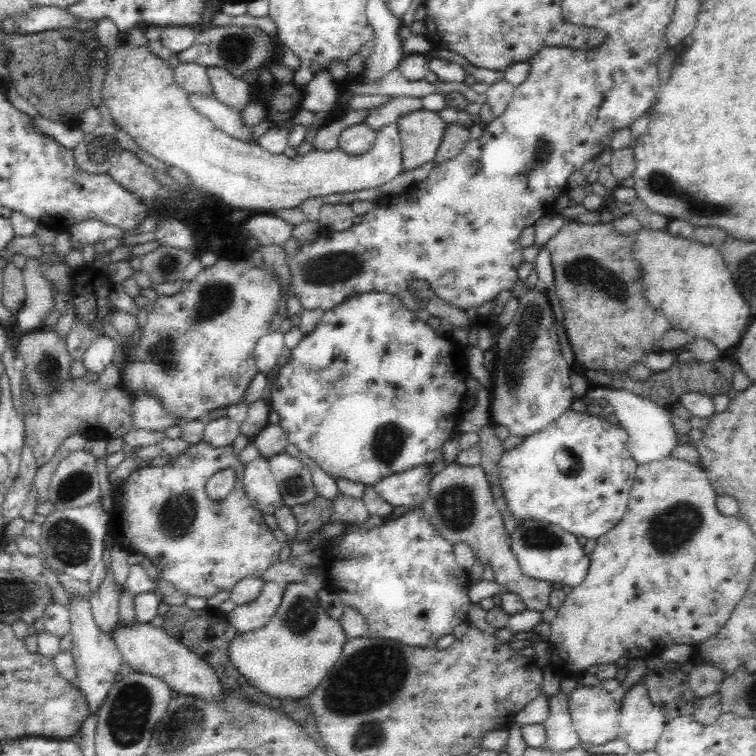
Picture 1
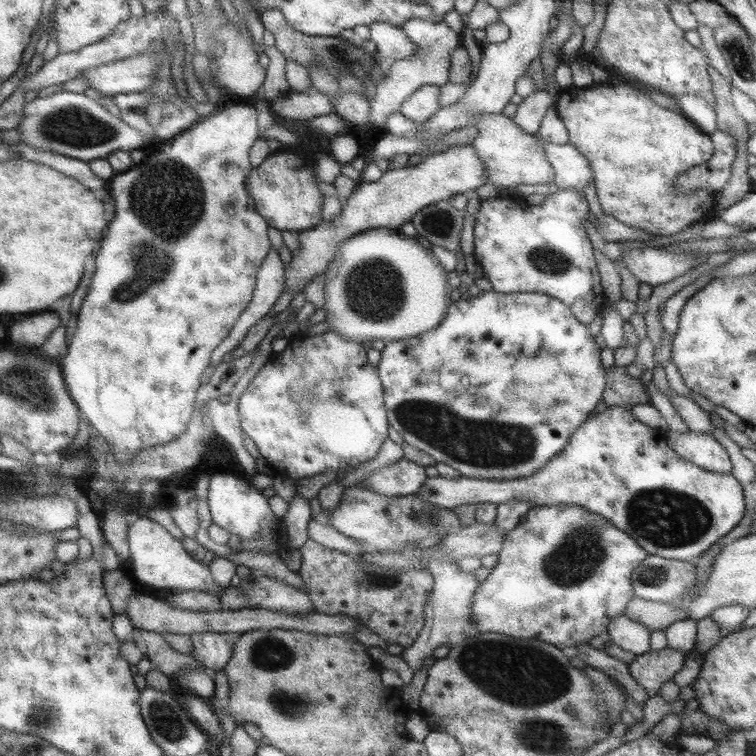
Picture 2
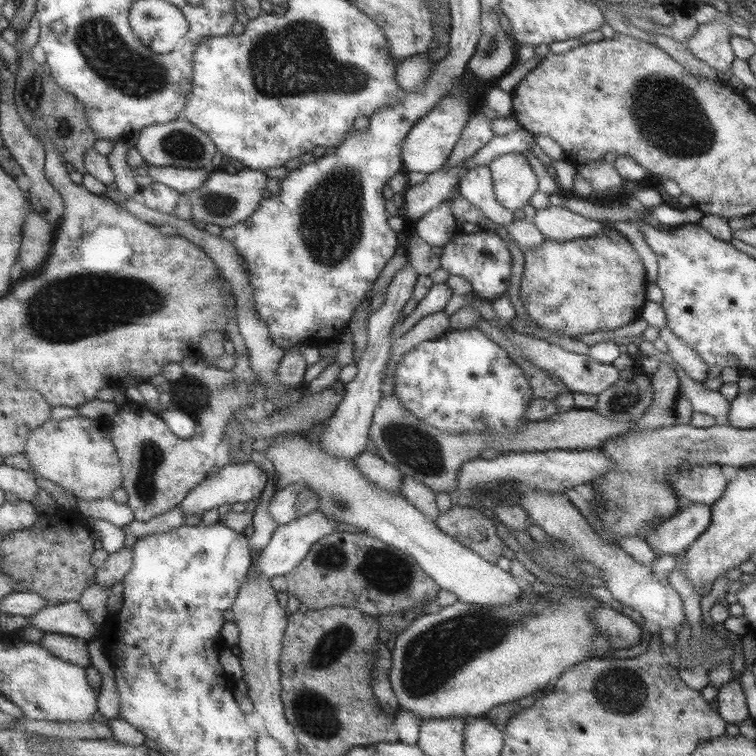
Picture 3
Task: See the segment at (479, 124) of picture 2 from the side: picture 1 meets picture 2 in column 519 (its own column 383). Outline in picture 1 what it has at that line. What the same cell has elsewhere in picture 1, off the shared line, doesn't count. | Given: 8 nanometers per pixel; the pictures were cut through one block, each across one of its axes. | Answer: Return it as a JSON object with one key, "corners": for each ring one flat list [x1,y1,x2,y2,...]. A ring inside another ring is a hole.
{"corners":[[126,41,121,45,116,45,114,47,114,52,112,52,112,58,110,58,110,63,107,64,104,74,104,81,102,82,101,89,101,100,103,104,106,105,106,109,110,111,111,118,114,122,118,123,122,129,129,134,129,137,140,147,141,150,148,152,151,156,154,156,157,160,160,160,166,166,173,166,182,169,190,180,198,186,201,190,206,190,211,194,214,194,216,197,220,197,222,202,225,202,226,205,230,206,232,210,234,209,248,209,252,212,277,212,280,209,291,209,294,207,300,206,302,202,309,200,310,198,315,198,316,196,326,196,330,194,339,194,344,192,365,190,370,188,382,187,384,184,393,181,398,175,402,174,402,144,401,137,399,132,399,127,397,122,392,122,392,124,386,124,384,128,376,131,376,142,374,146,360,154,360,156,352,156,346,153,340,148,336,150,330,150,330,152,325,152,324,150,313,150,304,154,304,156,296,156,295,158,288,158,282,154,270,154,264,148,261,148,256,143,246,143,242,140,228,136,222,130,219,130,206,116,202,115,200,112,197,112,192,105,190,105,190,99,188,99,188,93,176,83,174,79,174,68,170,67,170,64,166,59,162,59,160,56,152,53,152,50,148,49,147,44,143,46,135,46,130,41]]}

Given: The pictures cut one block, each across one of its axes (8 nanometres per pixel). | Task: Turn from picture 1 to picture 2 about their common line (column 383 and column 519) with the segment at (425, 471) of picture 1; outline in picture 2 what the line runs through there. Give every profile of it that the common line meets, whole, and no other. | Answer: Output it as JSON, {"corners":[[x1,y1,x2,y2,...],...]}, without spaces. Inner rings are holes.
{"corners":[[612,406,606,408,604,412,593,413,580,428,577,428,572,434,572,438,568,440,562,454,554,457,550,461,546,462,538,472,530,474,530,476,522,476,522,478,516,478,510,481,490,481,484,478,472,478,472,477,460,477,455,479,447,479,444,476,428,477,426,482,422,484,420,490,414,493,414,496,422,498,424,502,428,504,434,504,438,508,446,508,446,510,453,510,460,504,478,504,479,502,493,502,494,504,502,504,510,500,532,501,532,506,554,506,554,505,580,505,590,512,602,515,606,520,616,525,620,530,629,534,630,537,634,538,634,541,638,542,644,550,648,551,649,554,658,555,662,558,676,558,676,560,684,560,685,563,697,563,698,557,704,552,709,550,712,544,716,544,720,538,724,538,728,532,730,532,745,516,745,502,744,502,744,490,742,484,732,473,720,474,704,470,692,464,686,459,683,459,670,448,669,443,663,438,658,438,659,430,650,428,645,424,642,424,640,420,634,418,634,414,630,409,624,408,623,406]]}

